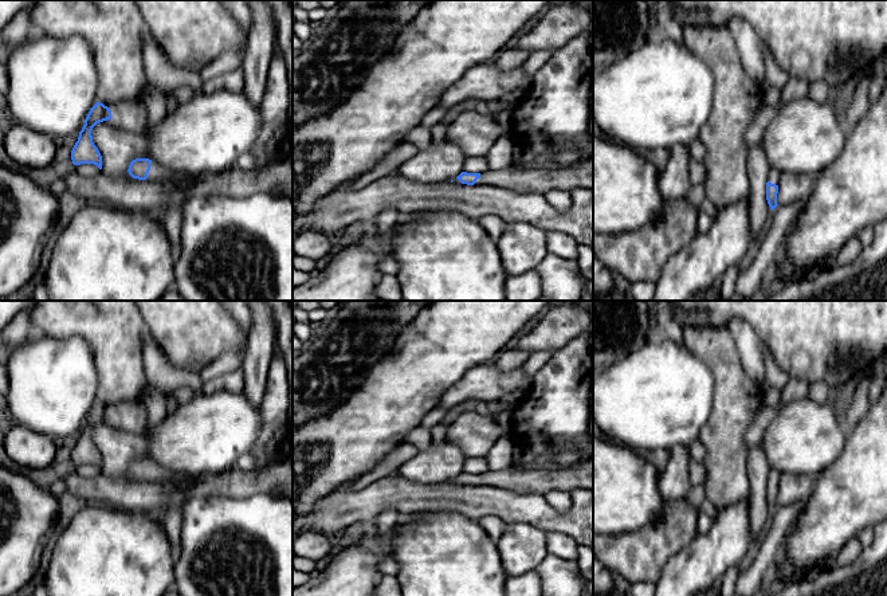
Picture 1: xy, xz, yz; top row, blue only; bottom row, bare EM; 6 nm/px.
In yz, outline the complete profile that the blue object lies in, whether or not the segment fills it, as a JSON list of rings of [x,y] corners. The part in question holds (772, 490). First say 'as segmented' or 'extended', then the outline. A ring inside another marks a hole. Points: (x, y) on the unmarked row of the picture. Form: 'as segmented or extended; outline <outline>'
extended; outline [[[776,468],[769,470],[768,483],[766,483],[766,501],[770,510],[774,510],[777,505],[777,494],[778,494],[778,485],[780,485],[780,475],[781,473]]]

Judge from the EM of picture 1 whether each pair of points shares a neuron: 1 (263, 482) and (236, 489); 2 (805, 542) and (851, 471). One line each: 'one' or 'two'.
1: one
2: one

